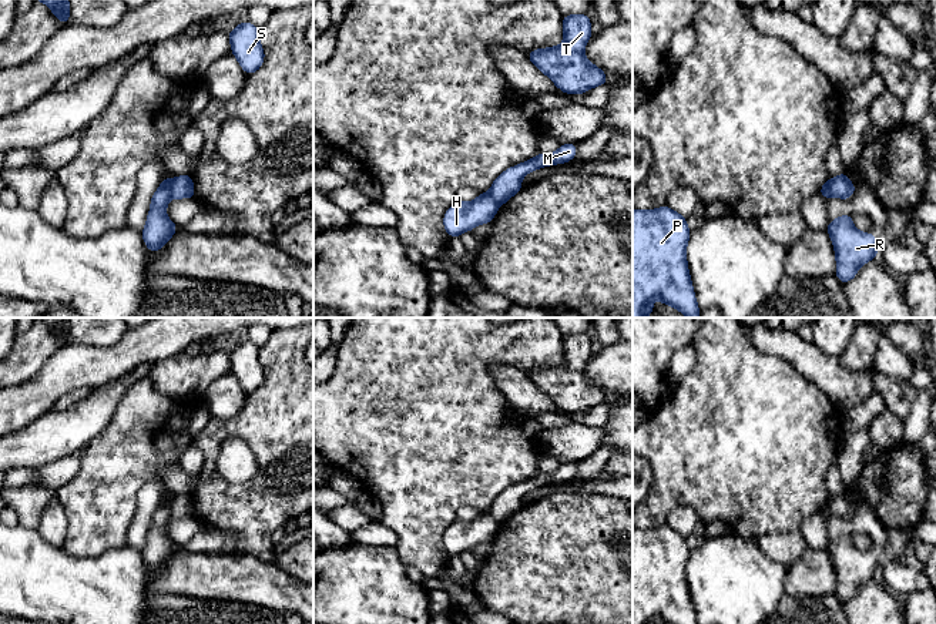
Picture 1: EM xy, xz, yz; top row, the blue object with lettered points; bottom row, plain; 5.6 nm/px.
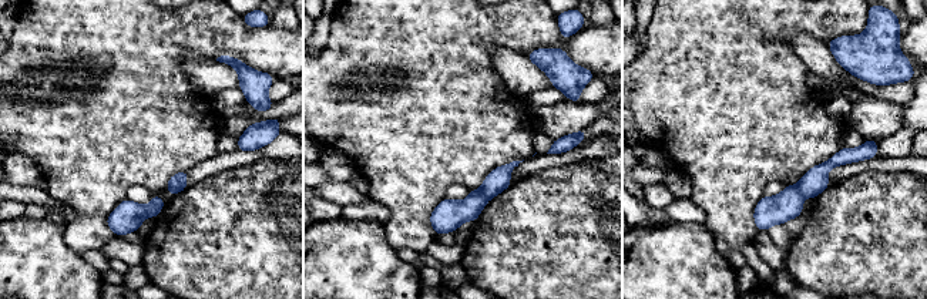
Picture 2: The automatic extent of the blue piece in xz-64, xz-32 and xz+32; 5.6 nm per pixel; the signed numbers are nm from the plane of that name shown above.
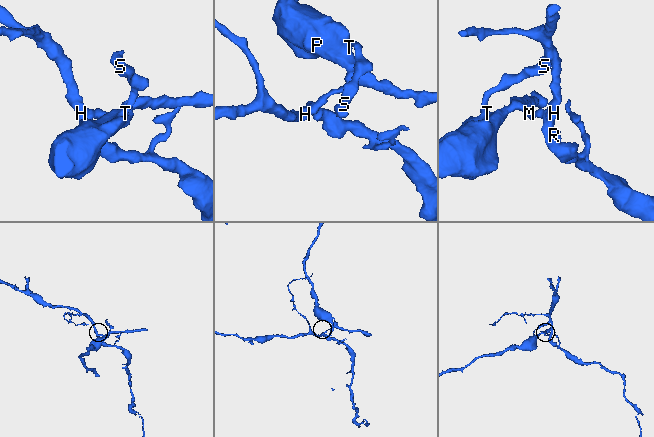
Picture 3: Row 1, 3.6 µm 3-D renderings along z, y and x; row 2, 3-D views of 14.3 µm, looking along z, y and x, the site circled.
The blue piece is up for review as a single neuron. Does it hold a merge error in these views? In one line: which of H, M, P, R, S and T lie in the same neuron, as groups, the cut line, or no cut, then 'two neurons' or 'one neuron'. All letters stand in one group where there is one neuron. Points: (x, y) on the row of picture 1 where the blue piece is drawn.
groups H R / M P S T; cut xy (170, 180), (171, 197); two neurons

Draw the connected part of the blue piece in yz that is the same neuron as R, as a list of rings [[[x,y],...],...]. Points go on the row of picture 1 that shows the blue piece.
[[[841,215],[829,221],[826,228],[835,248],[835,275],[842,284],[852,281],[863,264],[878,258],[876,236],[858,231],[852,218],[852,215]]]

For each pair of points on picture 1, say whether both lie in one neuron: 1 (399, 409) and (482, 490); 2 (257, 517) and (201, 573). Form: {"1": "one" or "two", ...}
{"1": "one", "2": "two"}

